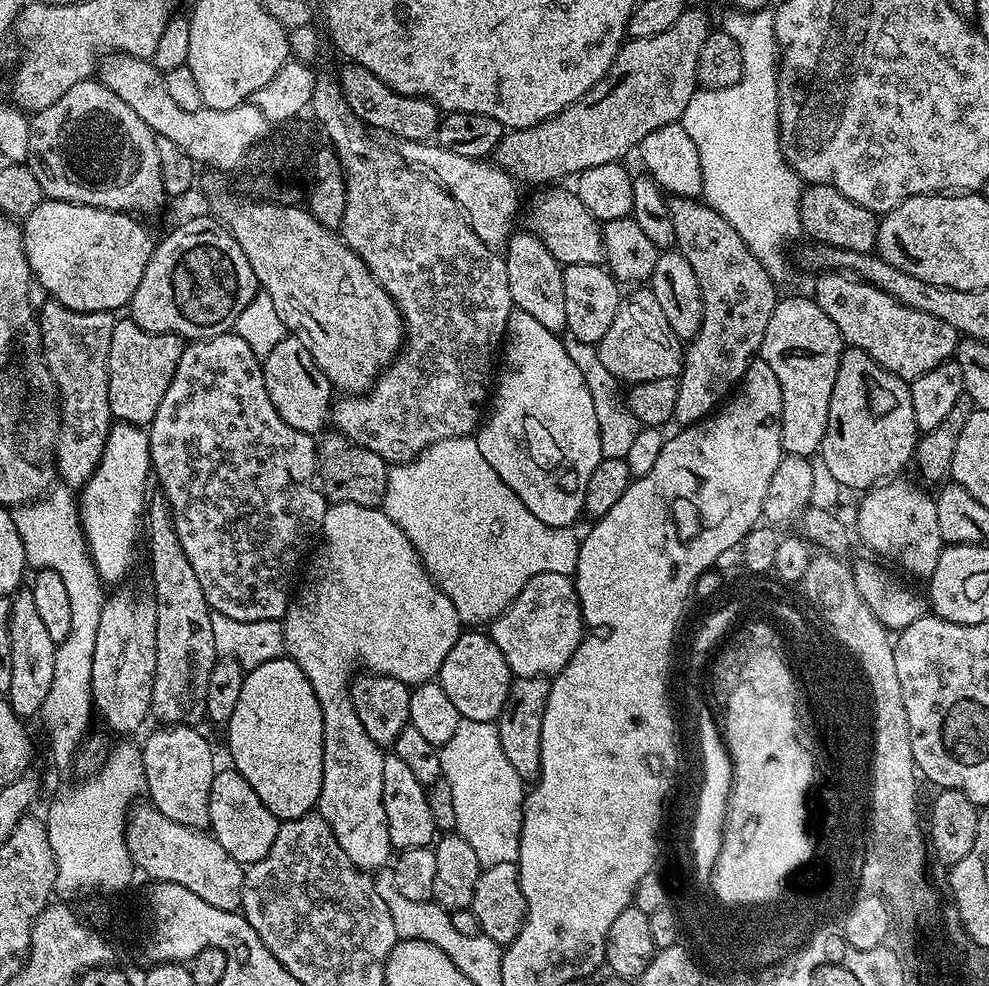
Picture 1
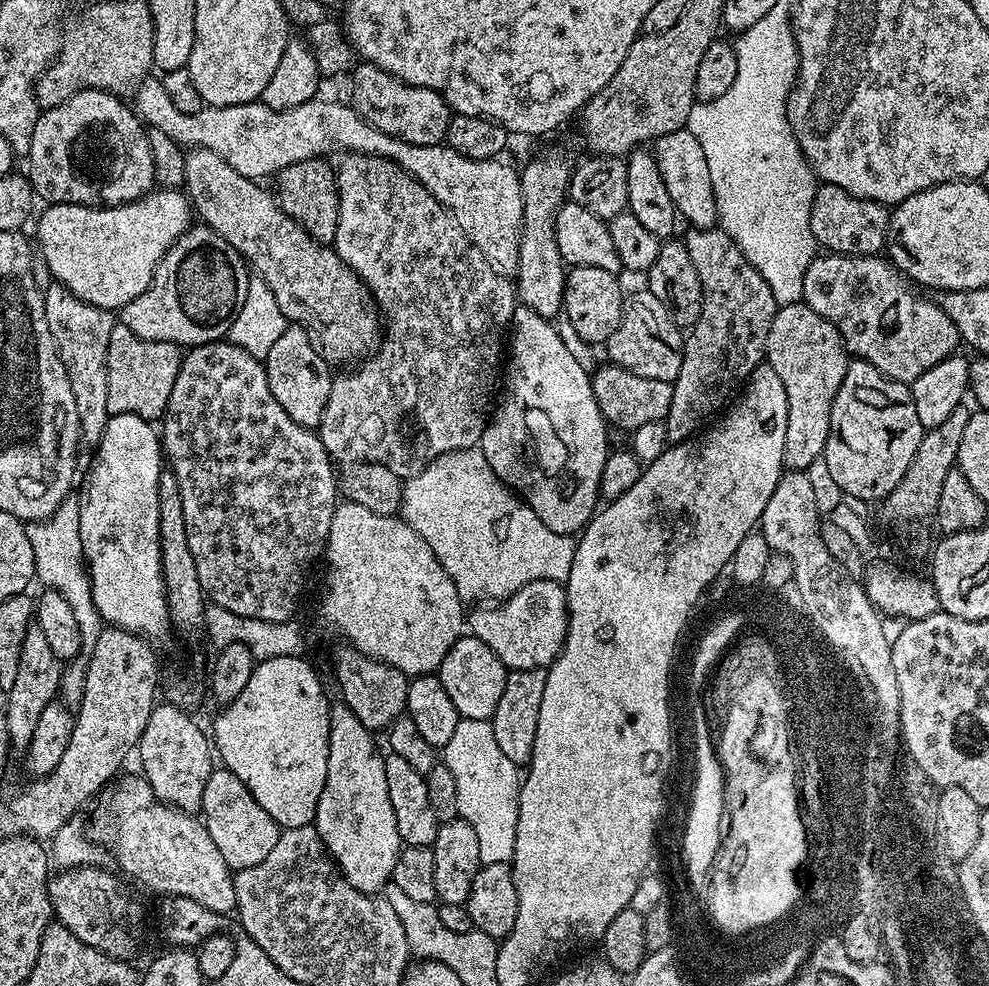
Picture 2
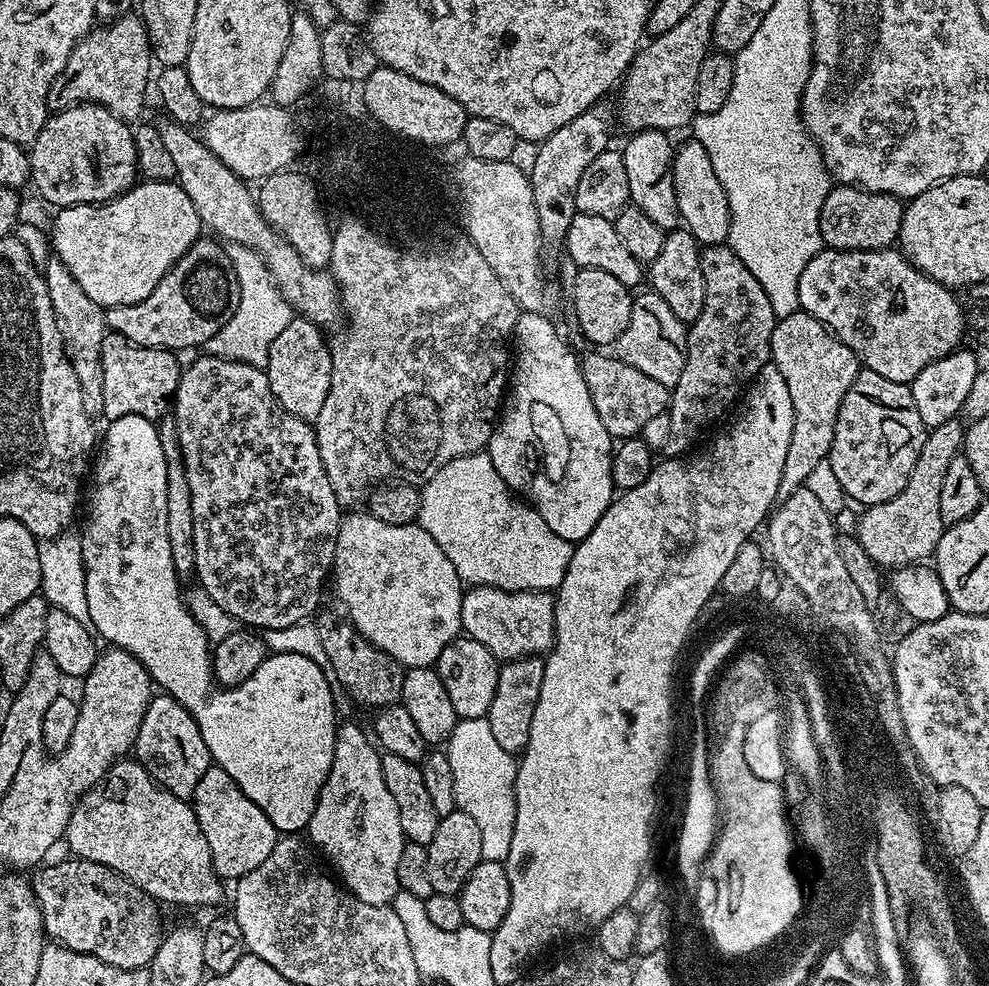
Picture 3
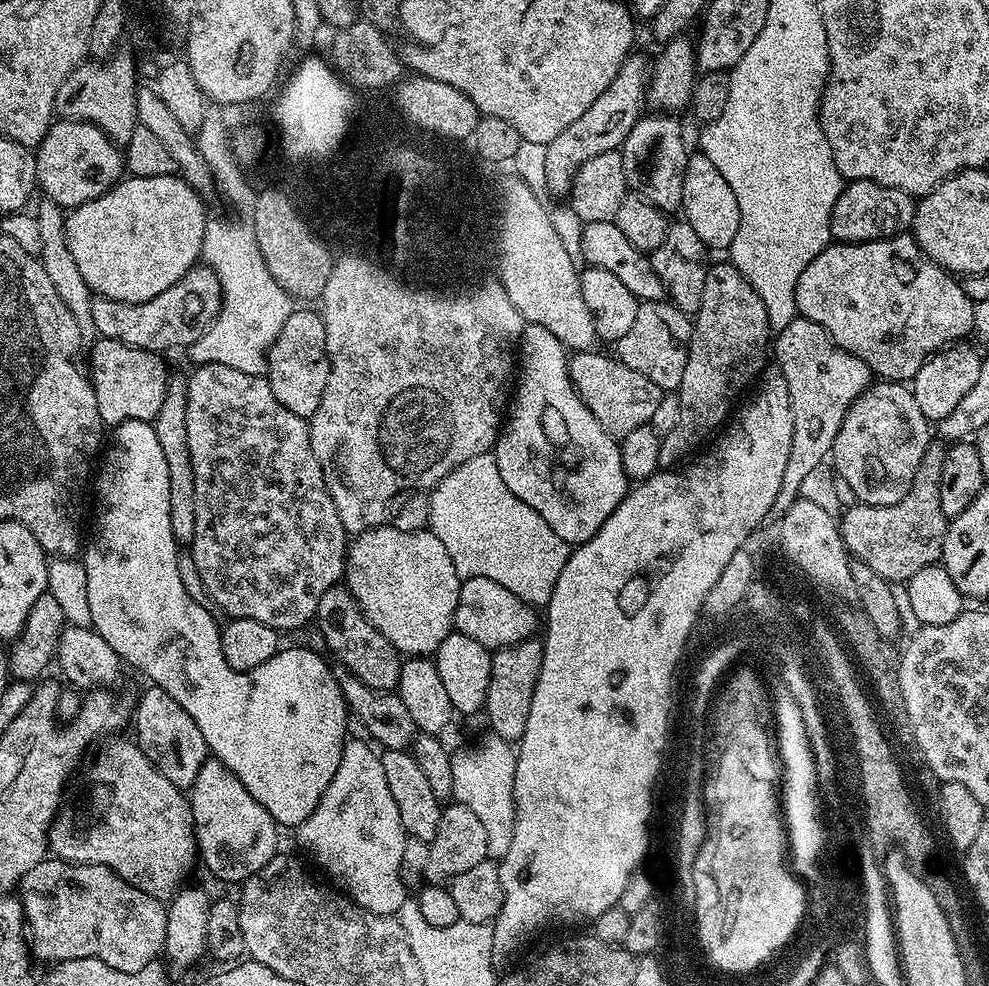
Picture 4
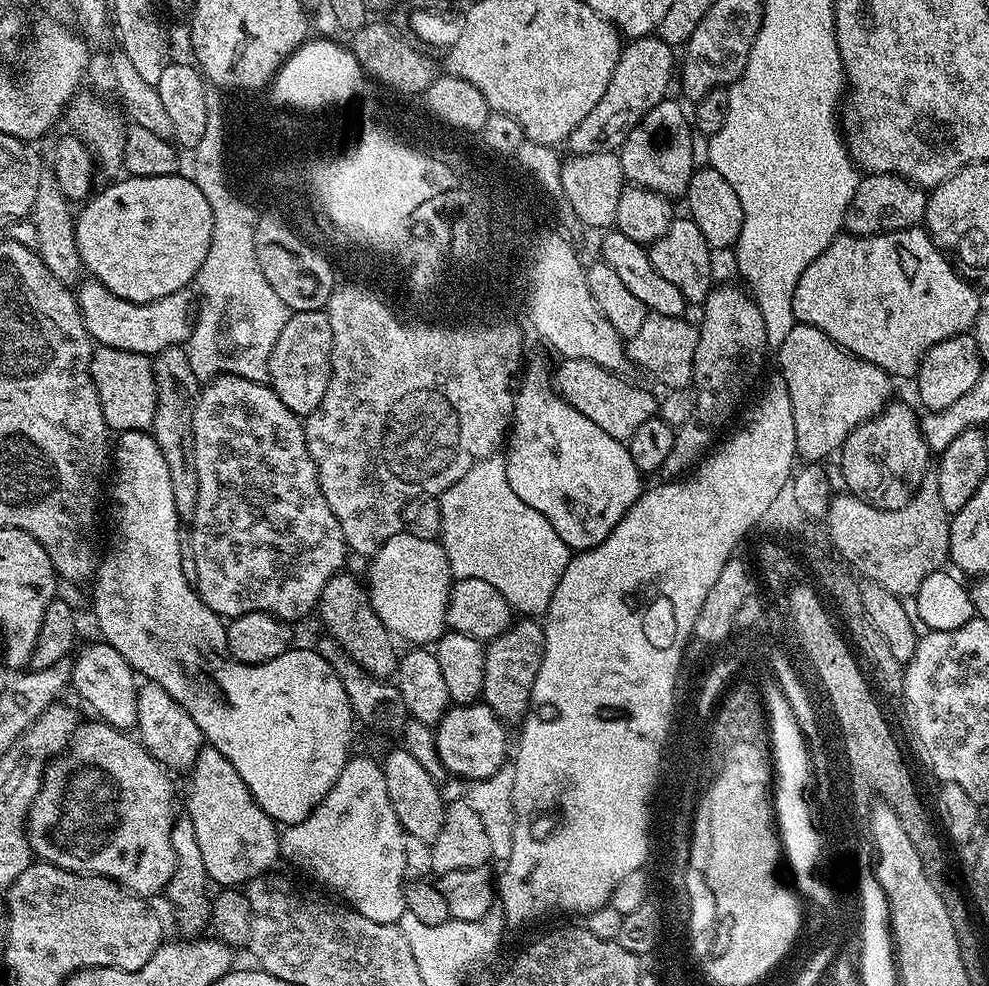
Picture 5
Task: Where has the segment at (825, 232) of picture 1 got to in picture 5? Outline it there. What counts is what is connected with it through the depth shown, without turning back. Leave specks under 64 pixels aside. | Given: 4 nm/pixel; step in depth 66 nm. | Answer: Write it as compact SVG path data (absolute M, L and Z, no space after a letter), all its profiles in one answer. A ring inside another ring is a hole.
M868 174L861 179L858 190L844 215L844 228L849 236L877 236L883 232L901 232L915 228L923 221L928 205L928 192L901 176Z

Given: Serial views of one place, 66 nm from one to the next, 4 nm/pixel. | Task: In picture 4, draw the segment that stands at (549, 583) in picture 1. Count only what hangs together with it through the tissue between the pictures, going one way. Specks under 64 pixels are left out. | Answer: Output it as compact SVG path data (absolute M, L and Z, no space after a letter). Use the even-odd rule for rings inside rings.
M479 576L461 583L458 606L454 614L454 628L455 631L466 634L466 638L474 638L474 642L482 642L482 646L495 650L533 639L536 612L537 609L533 605L510 594L506 586L498 586L498 582L490 582L490 578Z

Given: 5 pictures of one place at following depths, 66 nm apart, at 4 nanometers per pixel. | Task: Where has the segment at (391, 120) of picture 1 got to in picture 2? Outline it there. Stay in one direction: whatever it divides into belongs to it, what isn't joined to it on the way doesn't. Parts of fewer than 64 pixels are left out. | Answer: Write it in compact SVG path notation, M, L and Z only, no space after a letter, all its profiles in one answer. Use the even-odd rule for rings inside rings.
M367 62L355 65L355 76L356 89L352 92L350 103L370 126L382 130L382 134L390 134L390 138L398 138L414 146L445 143L454 113L440 93L402 82L394 78L394 74Z

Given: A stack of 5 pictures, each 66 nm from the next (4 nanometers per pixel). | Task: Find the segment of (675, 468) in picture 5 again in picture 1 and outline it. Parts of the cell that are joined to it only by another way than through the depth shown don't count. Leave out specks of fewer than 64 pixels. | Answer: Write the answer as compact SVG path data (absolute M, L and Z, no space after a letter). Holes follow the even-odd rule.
M687 196L669 199L668 205L670 218L674 218L676 248L686 258L686 262L690 262L690 270L694 270L698 278L704 303L700 333L693 340L687 341L682 352L682 367L678 377L680 381L678 402L674 402L675 423L687 426L711 416L717 411L721 401L743 381L746 370L752 365L752 361L757 359L762 338L766 334L766 322L770 322L770 314L774 314L774 306L778 299L776 293L778 284L770 278L762 262L754 258L750 246L742 242L738 230L734 230L730 222L726 222L726 218L722 218L722 214L718 214L710 205Z

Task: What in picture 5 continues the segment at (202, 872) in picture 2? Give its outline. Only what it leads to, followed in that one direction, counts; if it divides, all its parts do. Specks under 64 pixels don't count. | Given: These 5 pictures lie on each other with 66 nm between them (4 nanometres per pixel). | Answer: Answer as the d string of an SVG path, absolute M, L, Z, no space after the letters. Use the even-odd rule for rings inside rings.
M103 722L95 723L81 723L67 747L48 761L41 788L28 808L28 844L37 861L71 872L105 876L137 896L152 898L155 892L163 893L167 889L176 869L174 846L170 842L174 823L173 777L145 750L135 735Z

